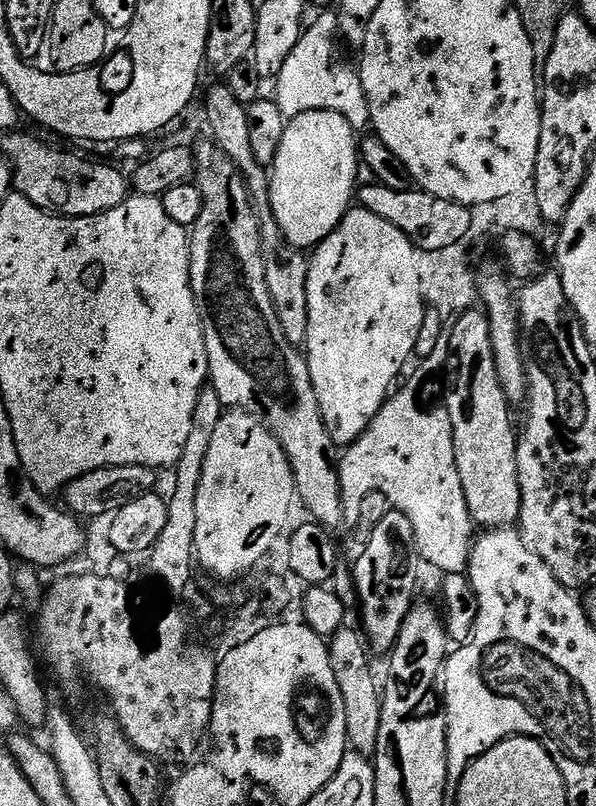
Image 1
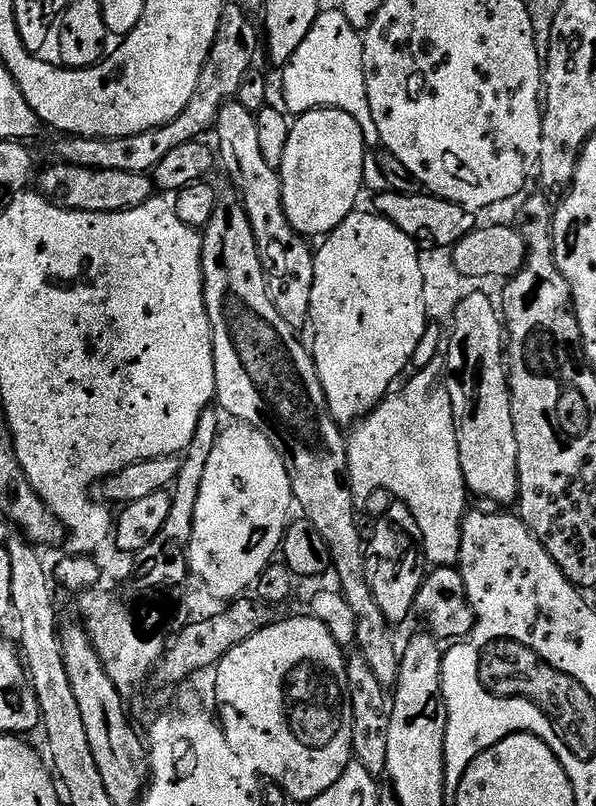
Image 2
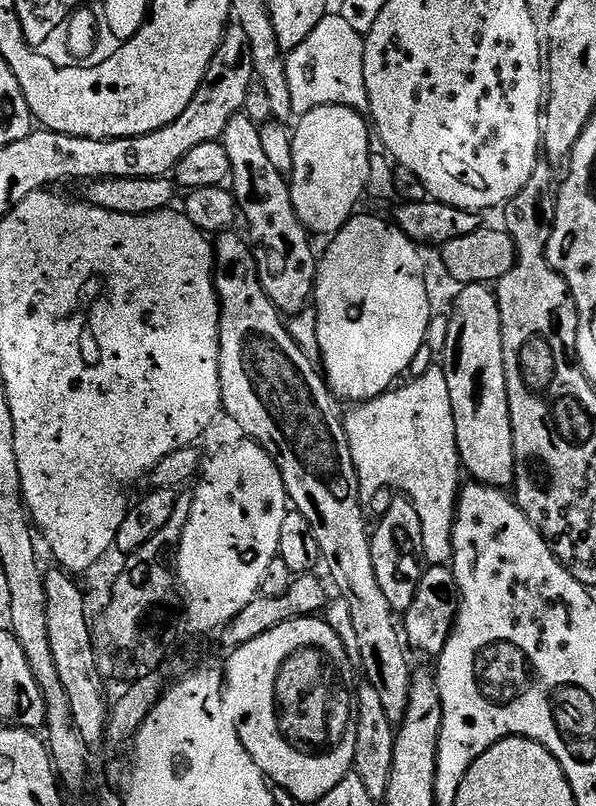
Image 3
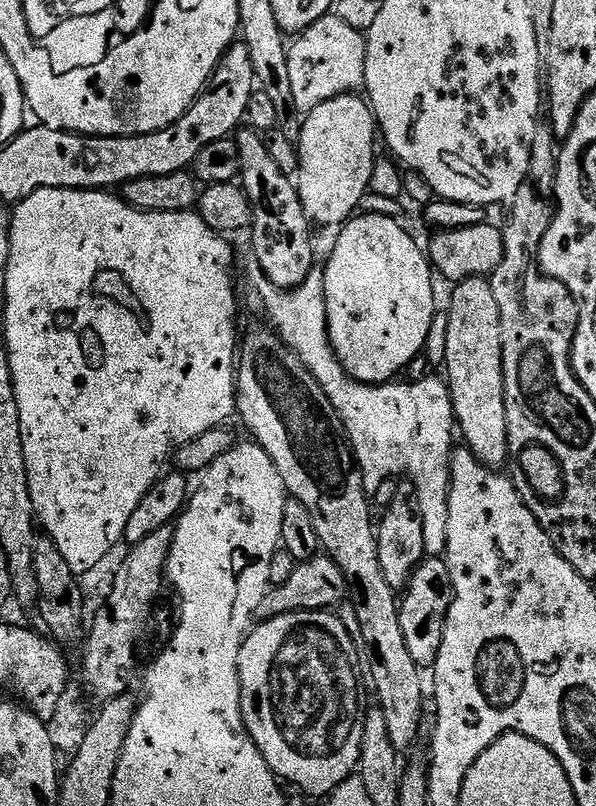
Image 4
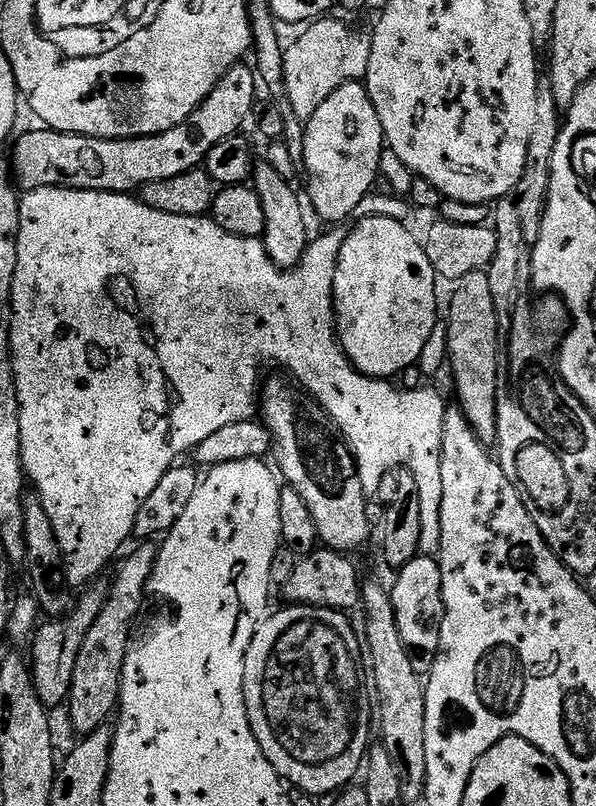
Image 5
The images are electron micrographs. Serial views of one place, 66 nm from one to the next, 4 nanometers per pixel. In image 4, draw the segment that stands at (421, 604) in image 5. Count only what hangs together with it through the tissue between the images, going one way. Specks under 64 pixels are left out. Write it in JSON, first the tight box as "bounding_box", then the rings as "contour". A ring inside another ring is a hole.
{"bounding_box":[398,558,452,670],"contour":[[[440,558],[425,559],[416,567],[398,604],[402,638],[406,638],[406,650],[410,650],[410,658],[414,658],[417,668],[427,670],[435,665],[451,605],[452,583],[447,564]]]}

